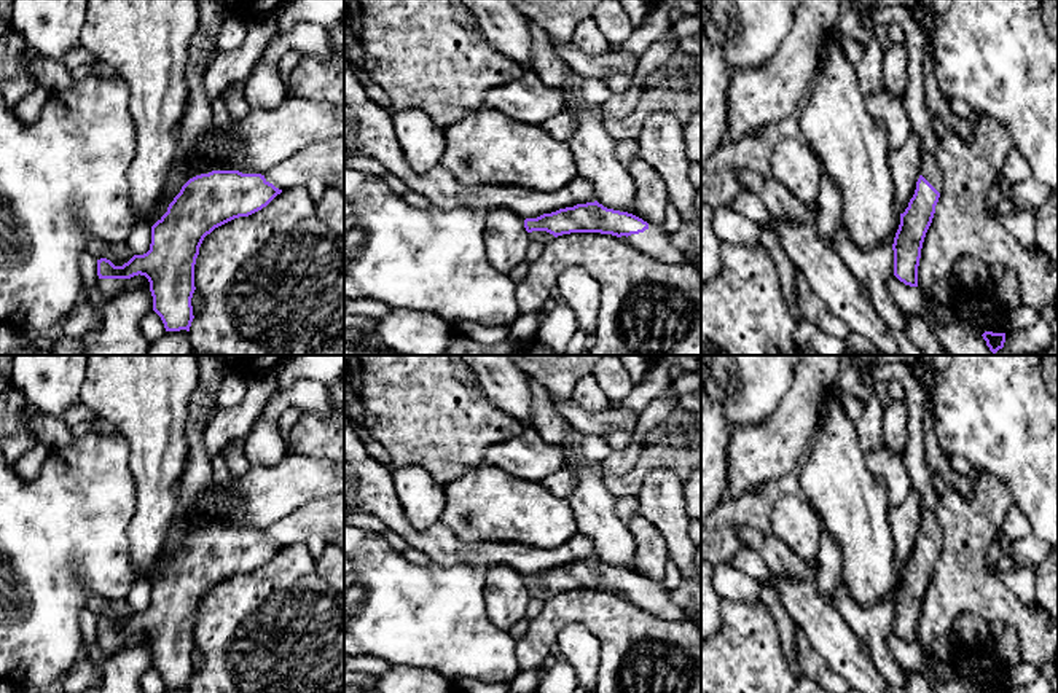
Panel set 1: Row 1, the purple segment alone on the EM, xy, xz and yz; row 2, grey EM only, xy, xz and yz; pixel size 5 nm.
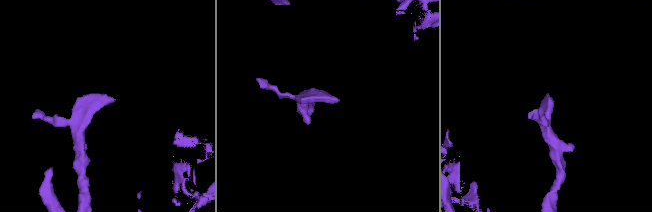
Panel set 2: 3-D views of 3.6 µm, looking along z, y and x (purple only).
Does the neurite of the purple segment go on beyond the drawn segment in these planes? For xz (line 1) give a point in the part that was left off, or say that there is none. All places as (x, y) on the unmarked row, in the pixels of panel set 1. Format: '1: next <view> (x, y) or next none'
1: next xz (654, 599)

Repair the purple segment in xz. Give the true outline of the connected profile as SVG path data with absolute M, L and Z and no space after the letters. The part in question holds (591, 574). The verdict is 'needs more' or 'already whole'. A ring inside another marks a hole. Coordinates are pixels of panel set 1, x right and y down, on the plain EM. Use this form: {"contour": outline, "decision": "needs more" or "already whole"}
{"contour": "M598 558L526 575L524 585L531 597L539 601L570 589L601 589L617 593L644 612L668 621L690 620L684 609L671 601L661 583L647 580L628 569L607 566Z", "decision": "needs more"}

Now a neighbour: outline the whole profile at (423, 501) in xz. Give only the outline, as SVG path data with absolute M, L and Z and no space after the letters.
M411 465L392 472L394 487L403 511L416 531L425 532L440 521L445 510L445 491L432 475Z

